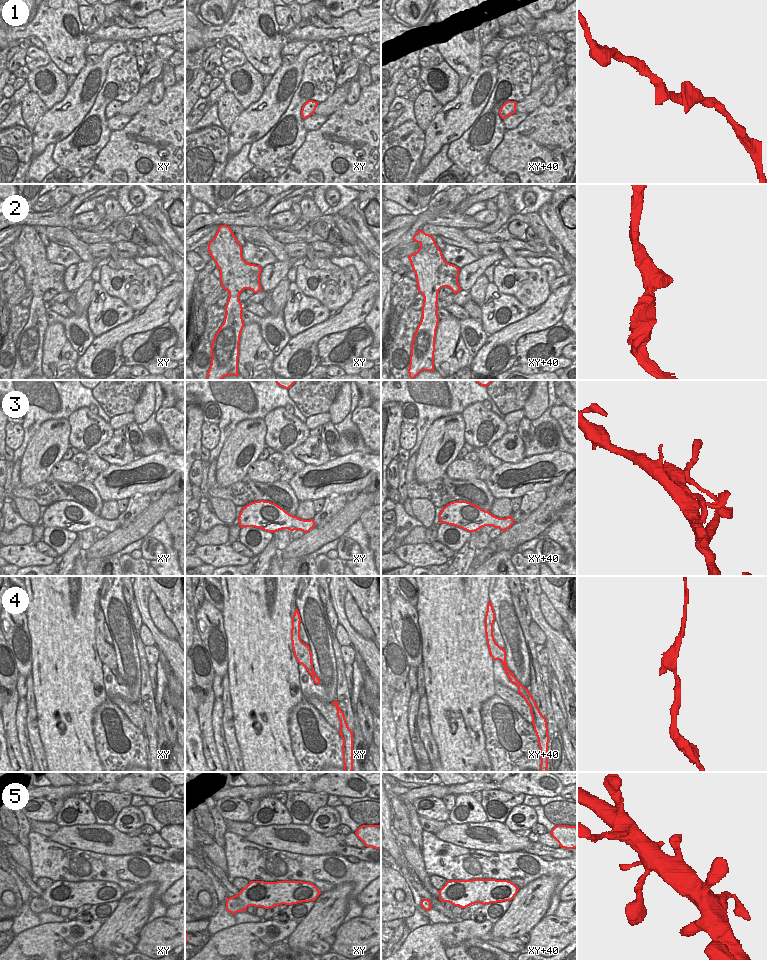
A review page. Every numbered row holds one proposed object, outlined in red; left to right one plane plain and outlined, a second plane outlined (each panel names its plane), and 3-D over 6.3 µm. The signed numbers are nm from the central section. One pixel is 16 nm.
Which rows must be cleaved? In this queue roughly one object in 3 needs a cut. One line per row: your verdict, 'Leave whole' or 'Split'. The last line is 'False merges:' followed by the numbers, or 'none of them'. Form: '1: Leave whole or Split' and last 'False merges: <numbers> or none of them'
1: Leave whole
2: Leave whole
3: Leave whole
4: Leave whole
5: Leave whole
False merges: none of them.

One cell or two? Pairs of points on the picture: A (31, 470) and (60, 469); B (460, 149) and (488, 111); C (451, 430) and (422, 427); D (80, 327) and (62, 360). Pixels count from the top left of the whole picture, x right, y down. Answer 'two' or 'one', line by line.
A: two
B: one
C: two
D: two

